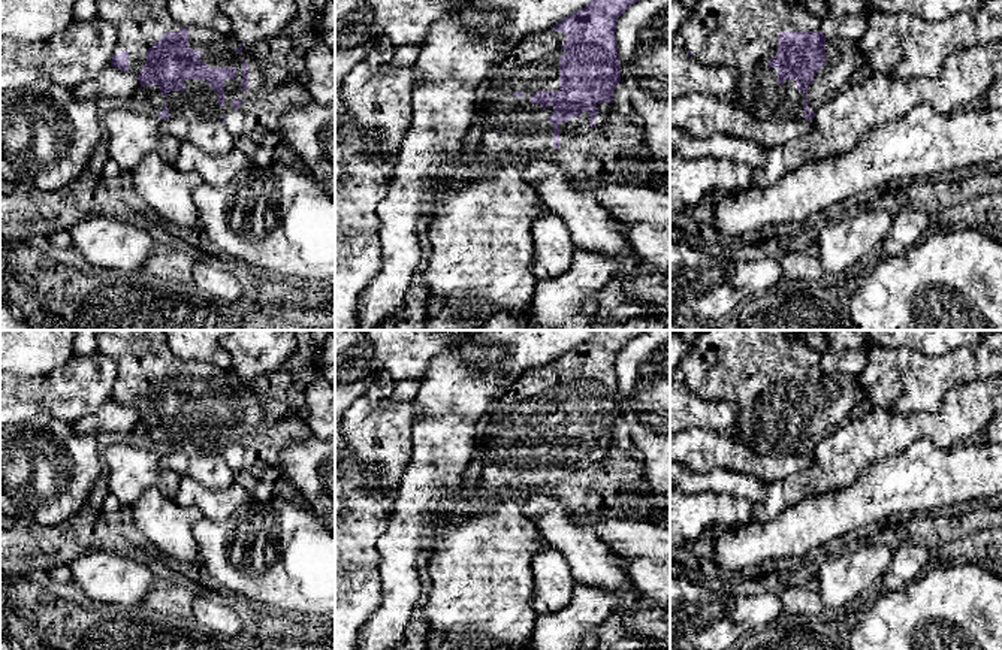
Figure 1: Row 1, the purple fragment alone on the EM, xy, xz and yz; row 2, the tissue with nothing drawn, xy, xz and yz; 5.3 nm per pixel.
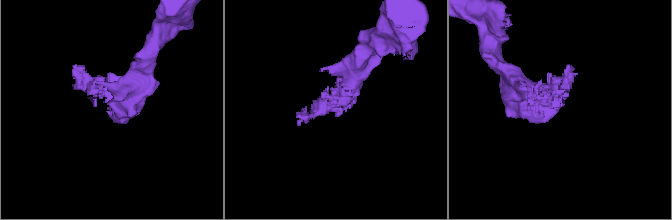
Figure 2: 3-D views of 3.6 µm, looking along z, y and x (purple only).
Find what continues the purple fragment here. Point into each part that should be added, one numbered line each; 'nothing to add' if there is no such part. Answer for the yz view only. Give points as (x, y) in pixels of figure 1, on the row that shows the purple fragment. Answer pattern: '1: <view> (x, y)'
1: yz (742, 35)

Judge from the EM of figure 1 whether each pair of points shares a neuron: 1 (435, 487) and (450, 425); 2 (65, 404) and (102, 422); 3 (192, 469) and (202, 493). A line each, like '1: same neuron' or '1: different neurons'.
1: same neuron
2: different neurons
3: different neurons

